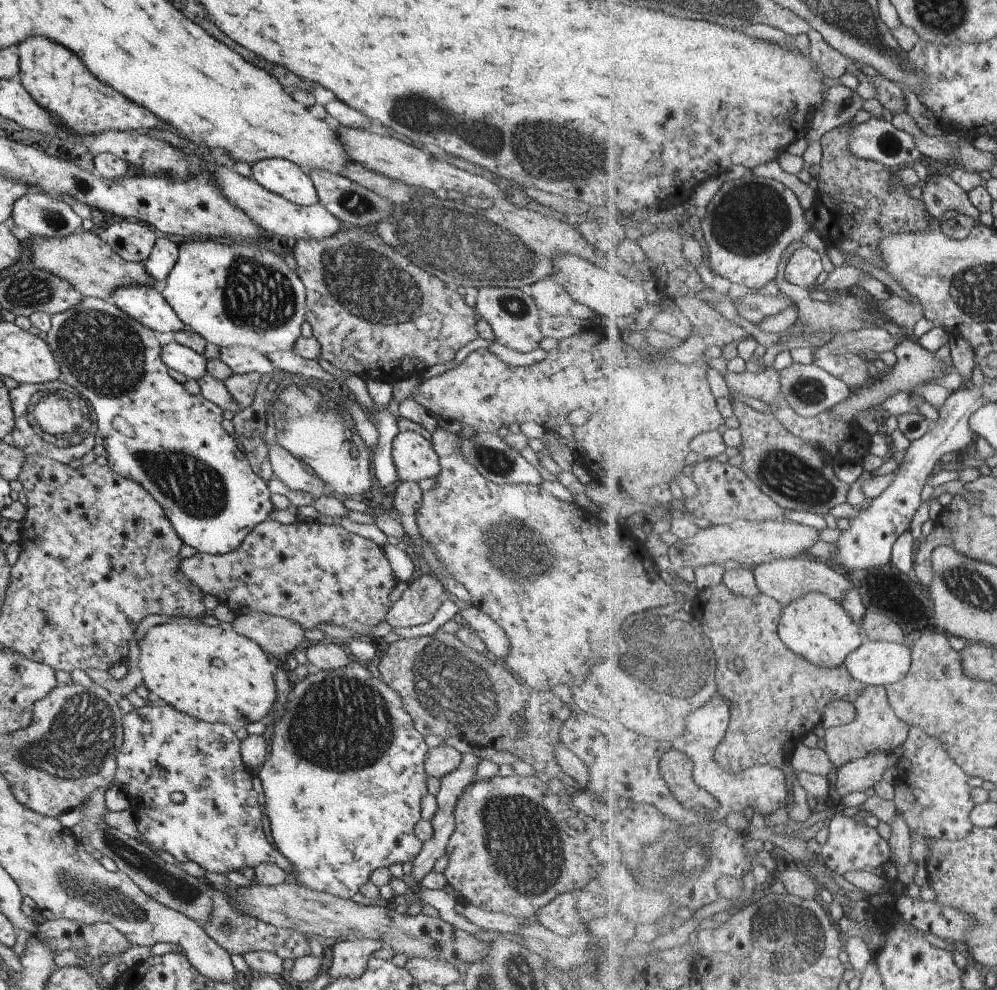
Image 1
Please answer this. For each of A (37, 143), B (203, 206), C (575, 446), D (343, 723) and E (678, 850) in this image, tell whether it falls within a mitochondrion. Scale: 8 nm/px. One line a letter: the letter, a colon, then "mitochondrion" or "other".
A: other
B: other
C: other
D: mitochondrion
E: mitochondrion

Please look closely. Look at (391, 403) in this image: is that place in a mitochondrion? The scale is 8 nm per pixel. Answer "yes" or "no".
no

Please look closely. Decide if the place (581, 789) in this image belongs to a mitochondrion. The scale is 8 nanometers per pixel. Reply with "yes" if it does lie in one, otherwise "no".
no

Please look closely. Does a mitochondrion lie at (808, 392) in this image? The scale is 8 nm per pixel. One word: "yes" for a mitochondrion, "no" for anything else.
yes

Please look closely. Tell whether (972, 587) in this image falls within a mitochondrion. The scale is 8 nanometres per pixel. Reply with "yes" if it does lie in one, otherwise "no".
yes

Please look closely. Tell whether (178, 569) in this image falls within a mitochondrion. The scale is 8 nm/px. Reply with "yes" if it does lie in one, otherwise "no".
no

